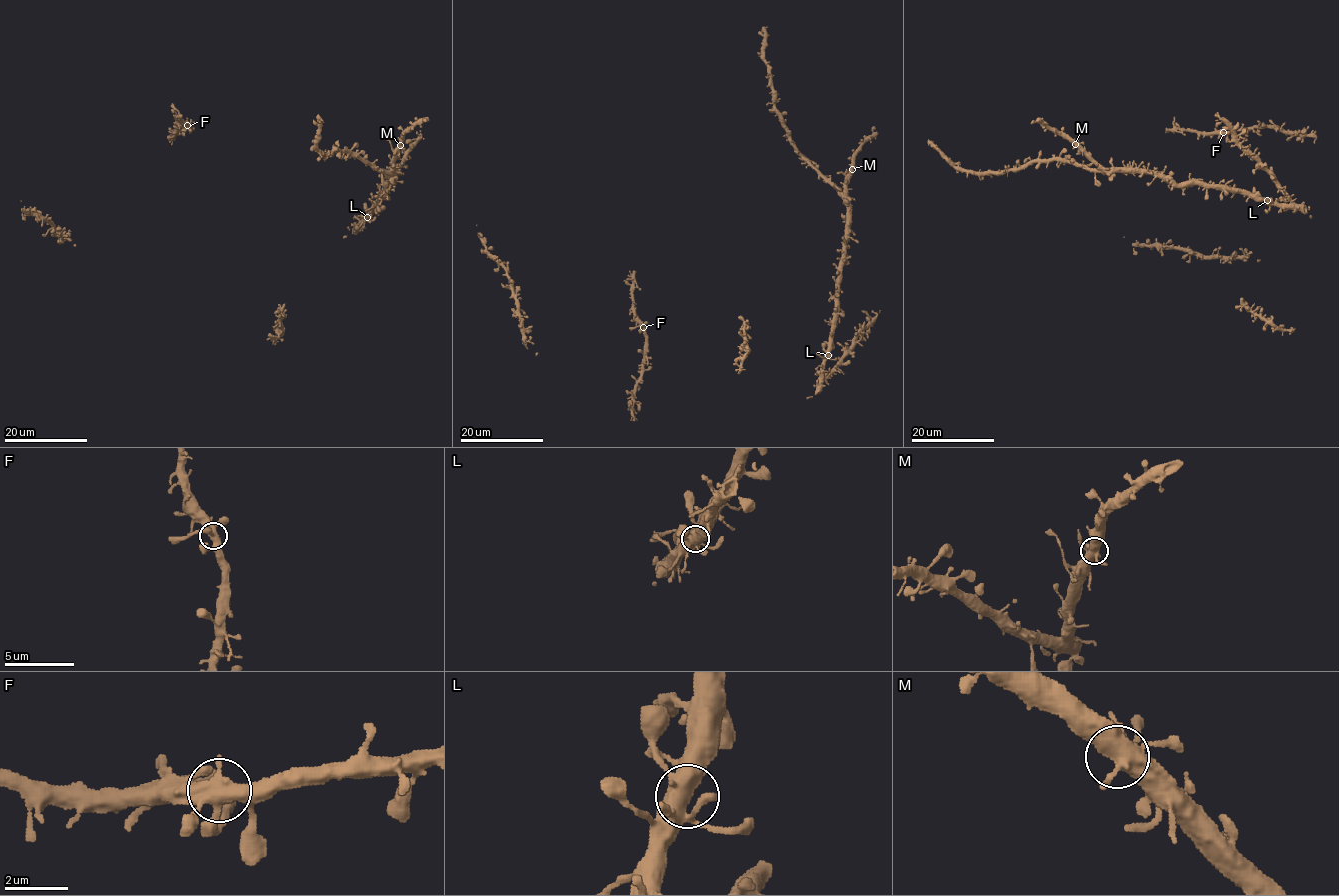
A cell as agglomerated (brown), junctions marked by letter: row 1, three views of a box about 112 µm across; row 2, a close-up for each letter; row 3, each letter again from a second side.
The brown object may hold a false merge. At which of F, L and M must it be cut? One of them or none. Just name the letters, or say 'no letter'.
no letter

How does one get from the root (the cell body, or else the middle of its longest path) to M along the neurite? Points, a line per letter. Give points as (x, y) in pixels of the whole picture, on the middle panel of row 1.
M: (817, 353), (826, 357), (834, 329), (837, 270), (845, 242), (846, 174), (852, 169)

